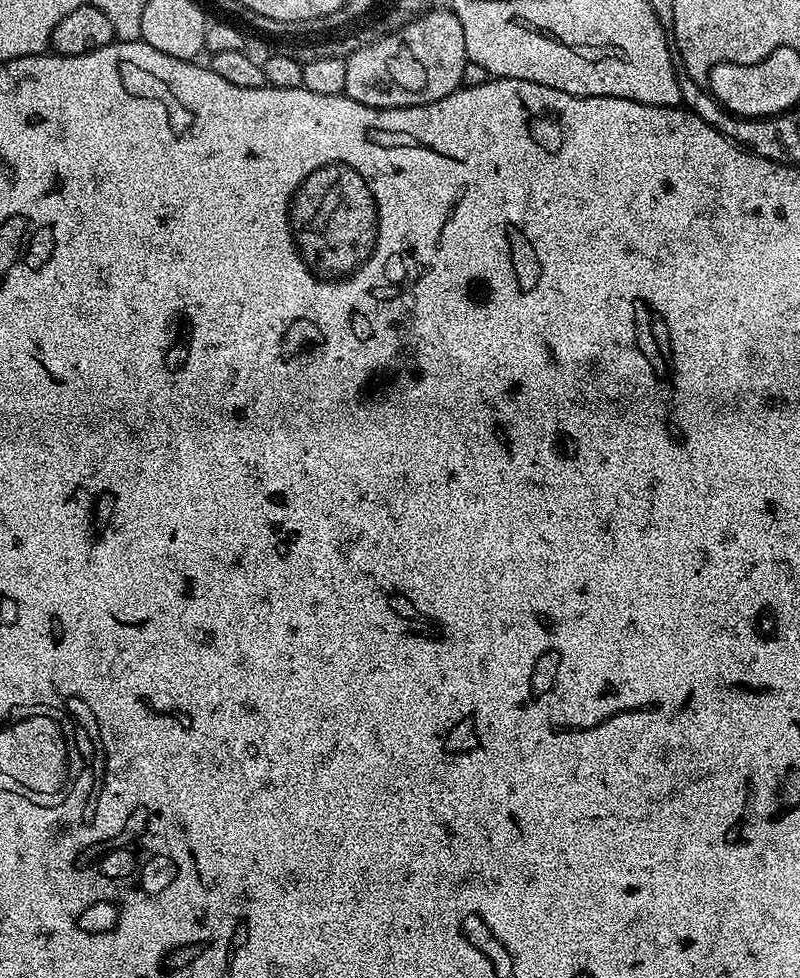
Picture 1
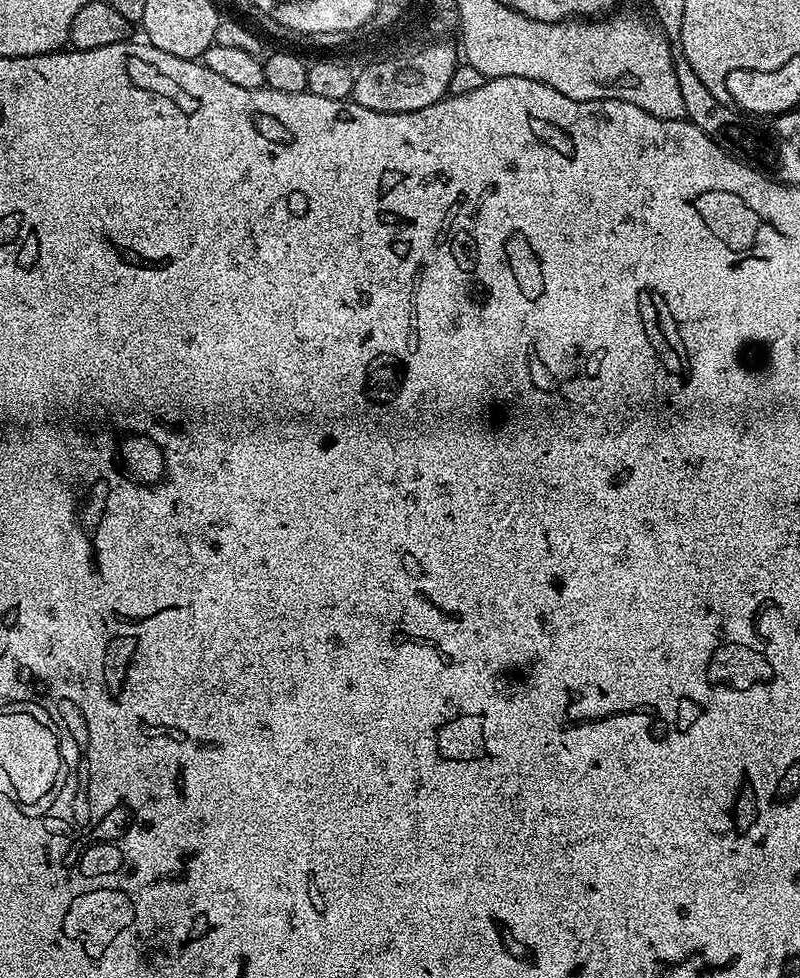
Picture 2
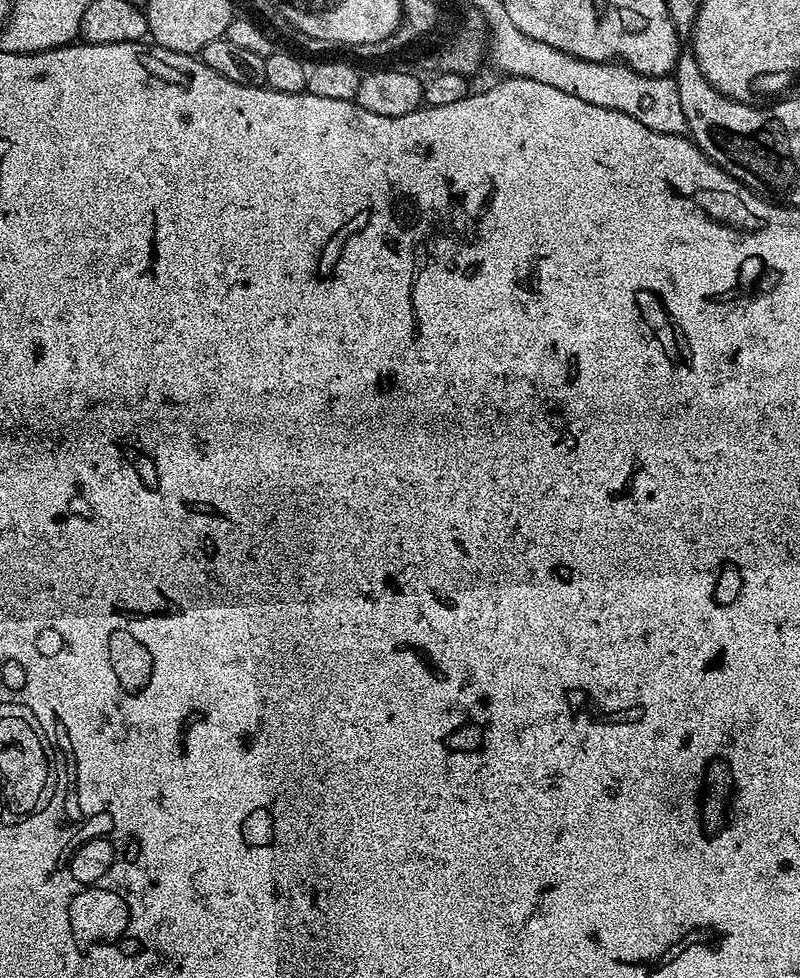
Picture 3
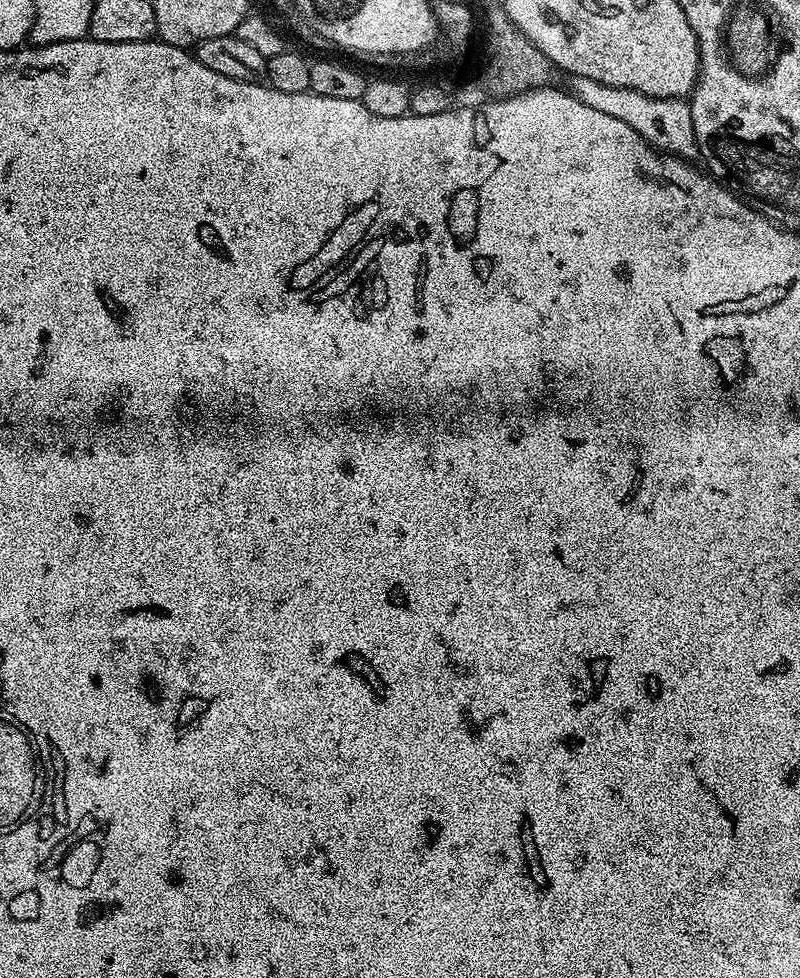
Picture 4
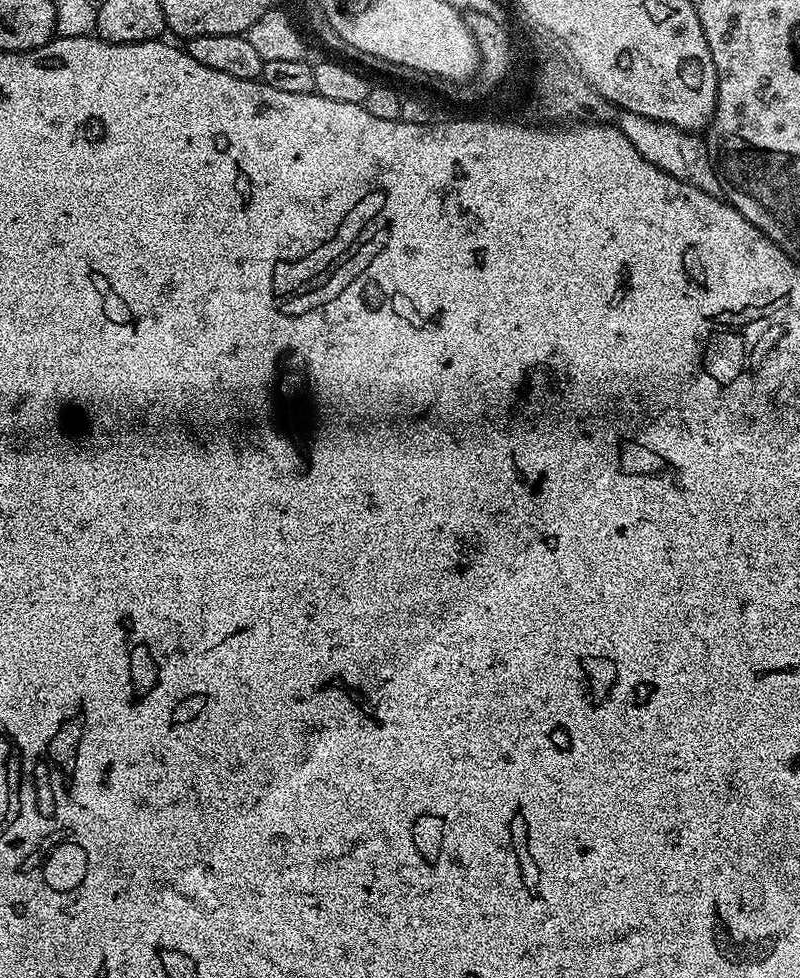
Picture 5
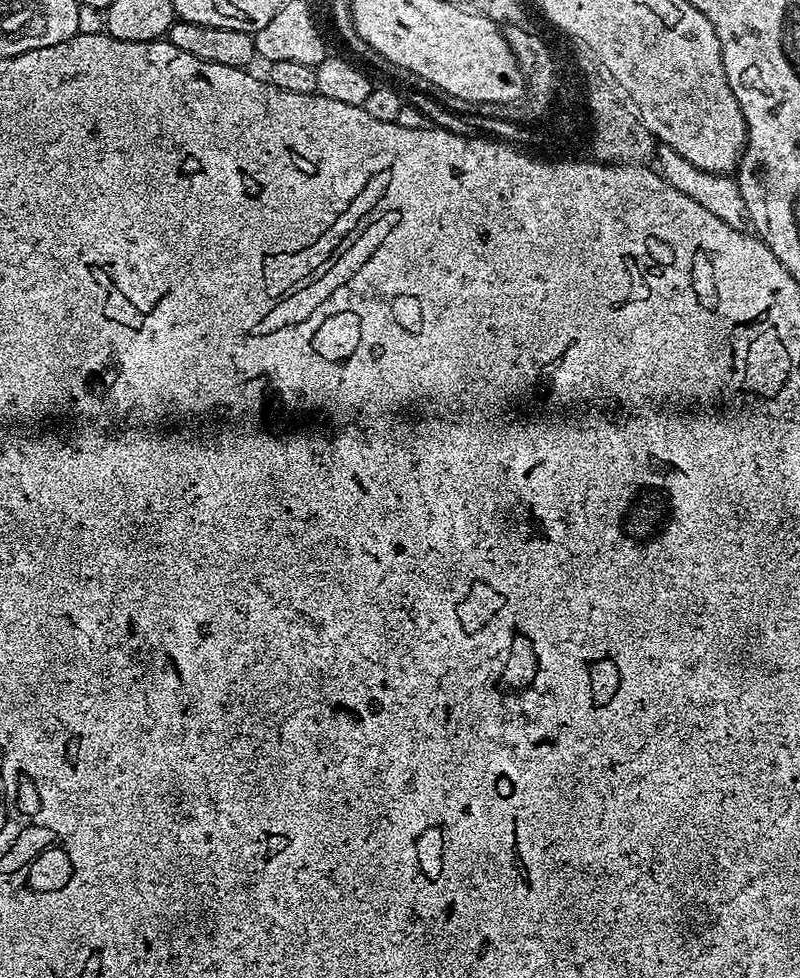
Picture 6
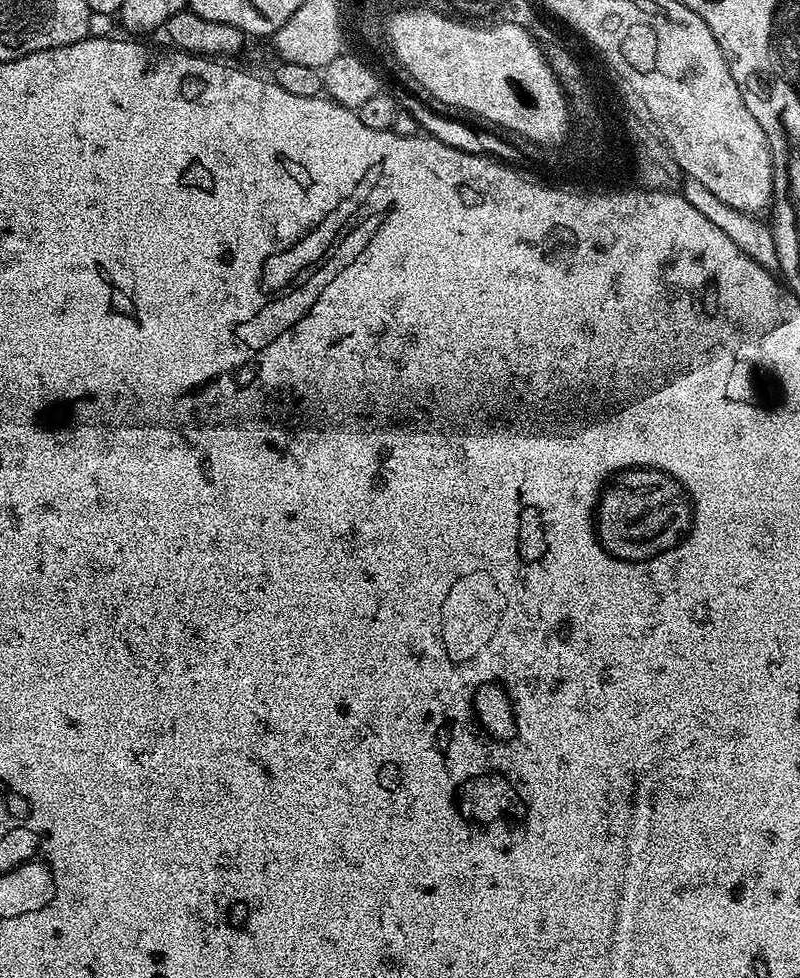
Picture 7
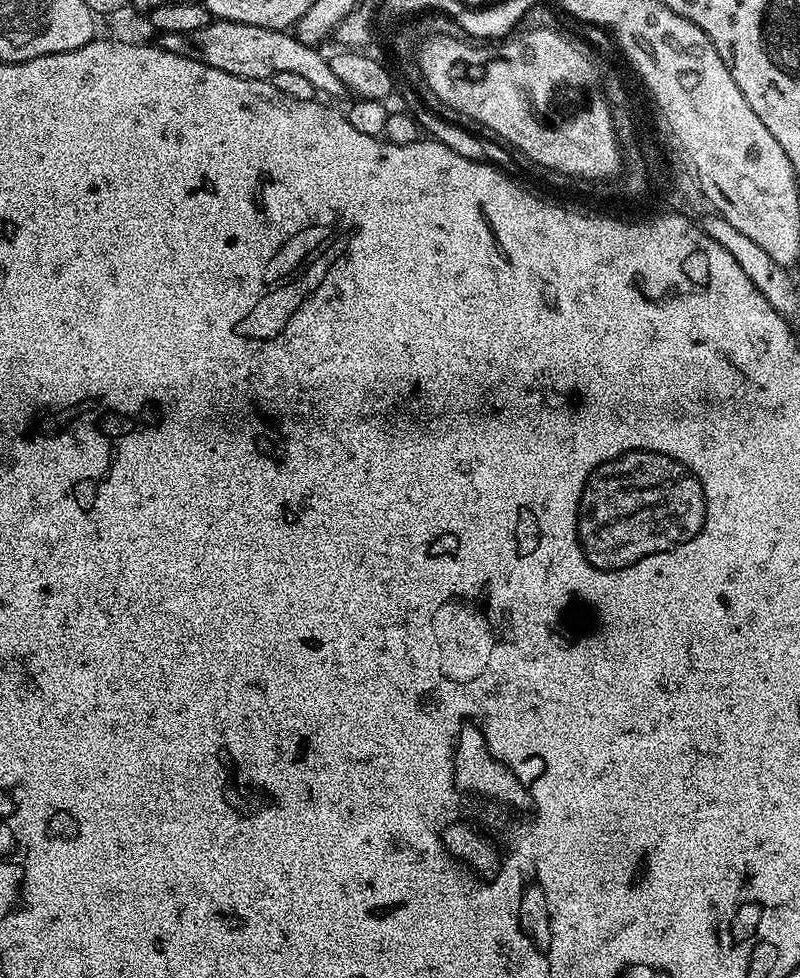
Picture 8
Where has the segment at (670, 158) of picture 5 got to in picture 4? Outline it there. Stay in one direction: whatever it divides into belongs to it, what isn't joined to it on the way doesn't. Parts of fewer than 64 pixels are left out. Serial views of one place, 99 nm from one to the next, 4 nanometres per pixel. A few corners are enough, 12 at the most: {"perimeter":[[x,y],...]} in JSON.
{"perimeter":[[575,77],[583,104],[626,122],[657,152],[699,157],[687,99]]}

